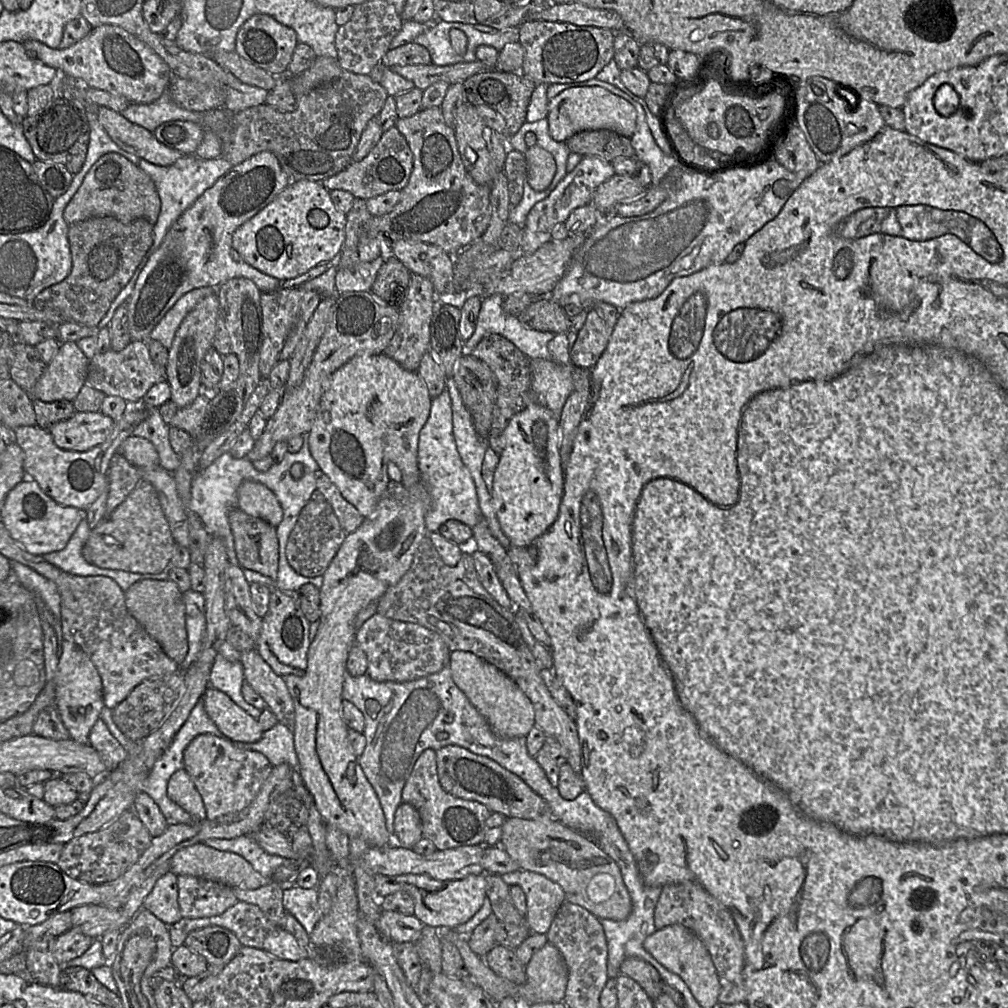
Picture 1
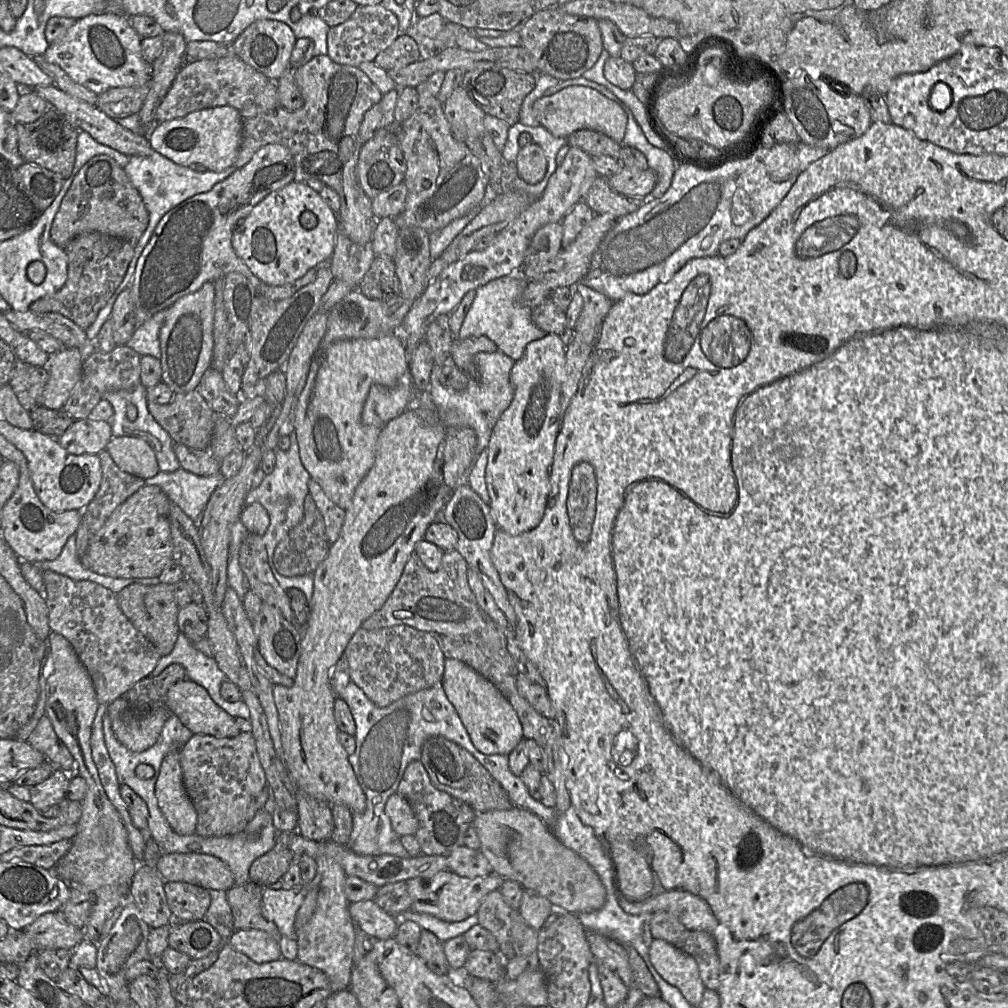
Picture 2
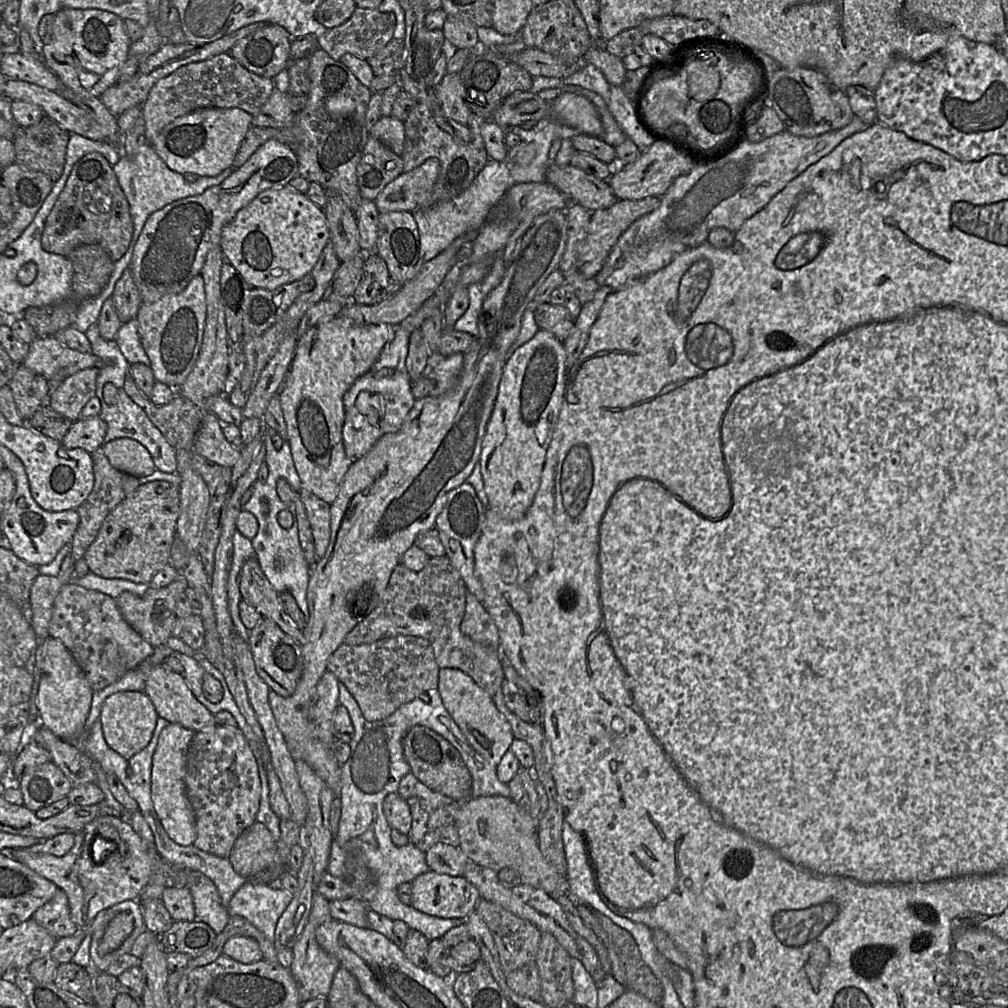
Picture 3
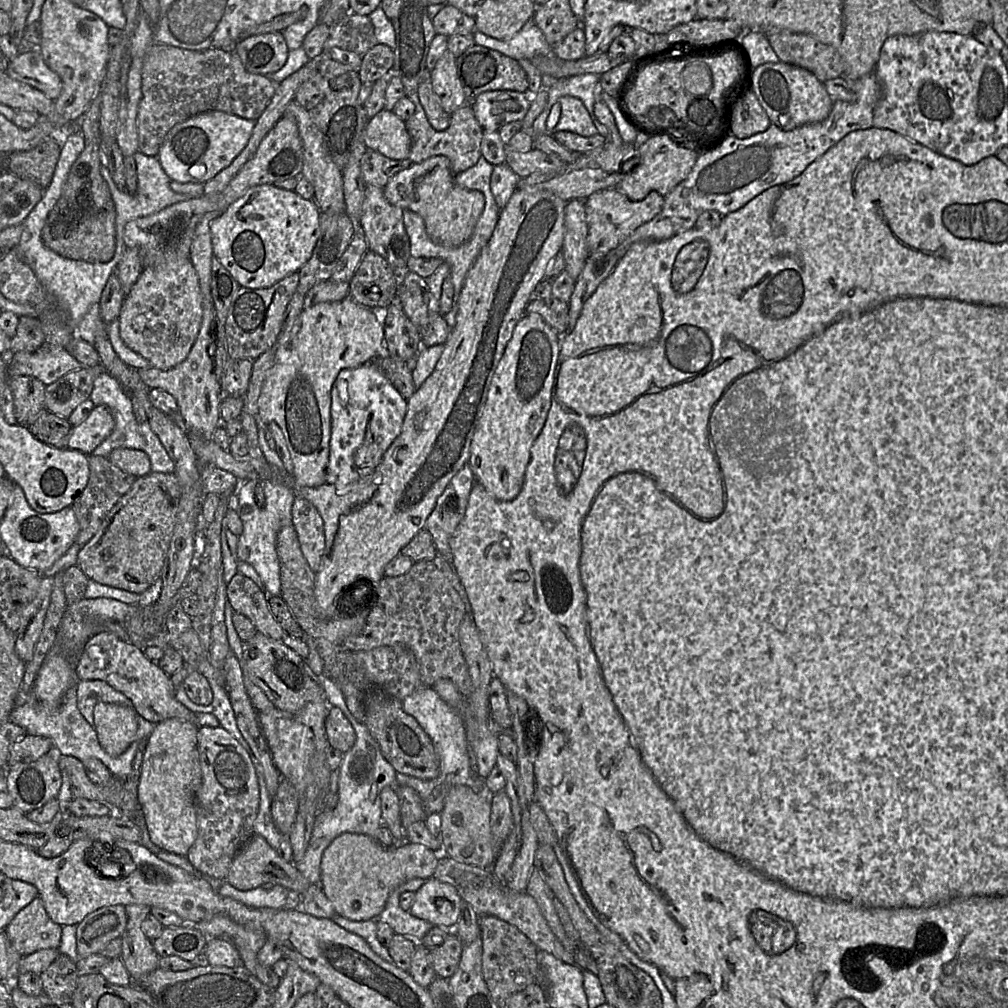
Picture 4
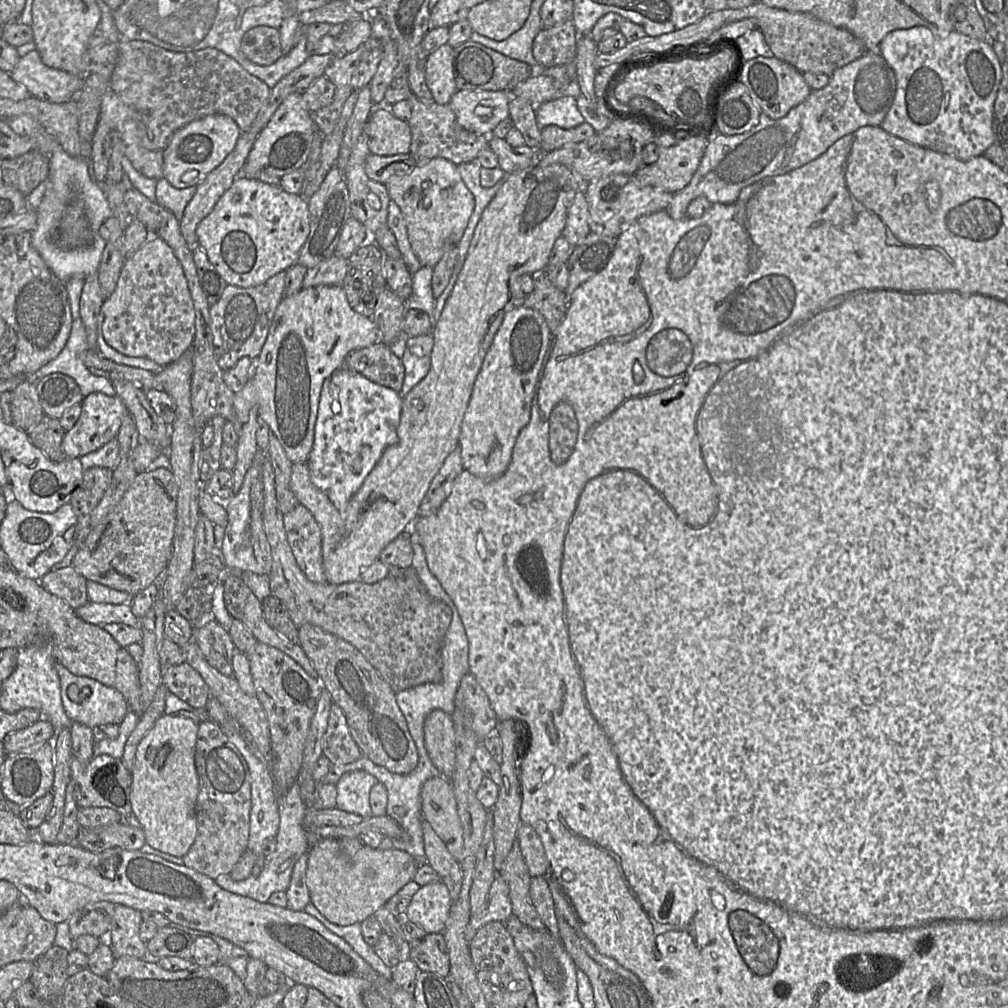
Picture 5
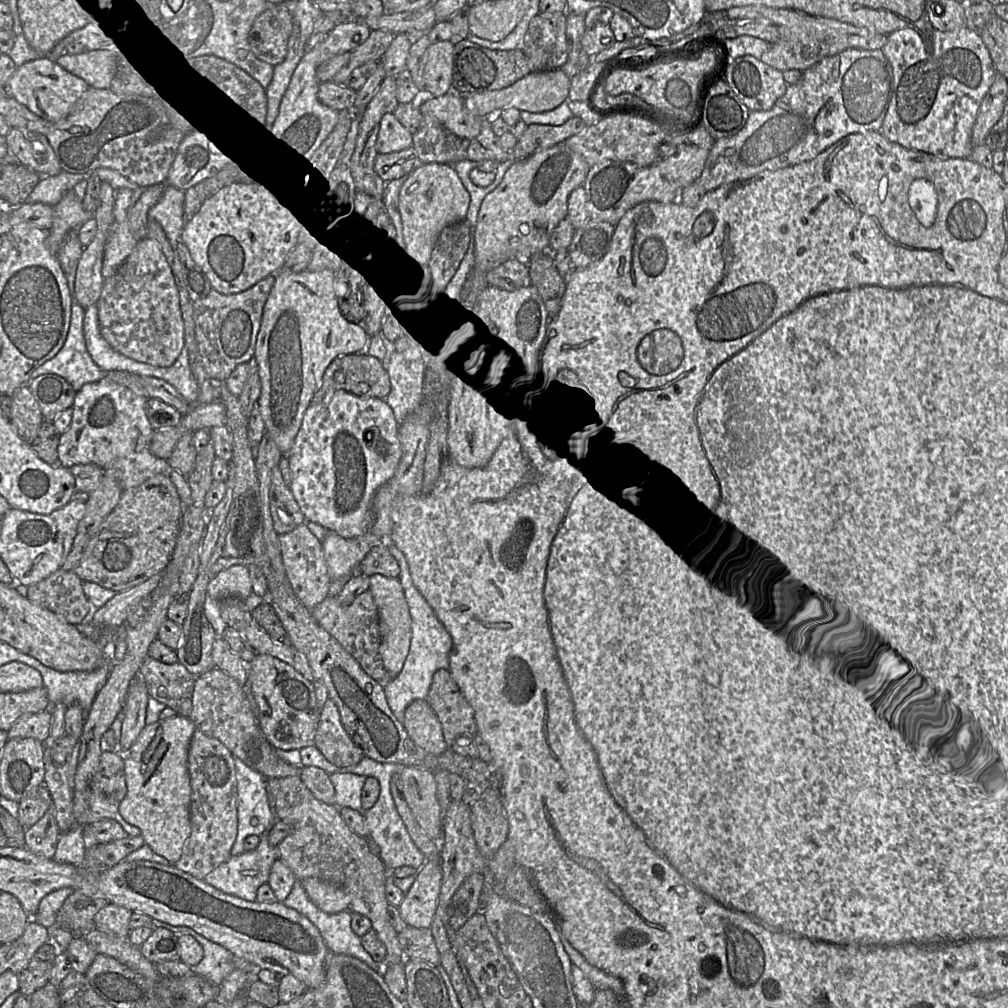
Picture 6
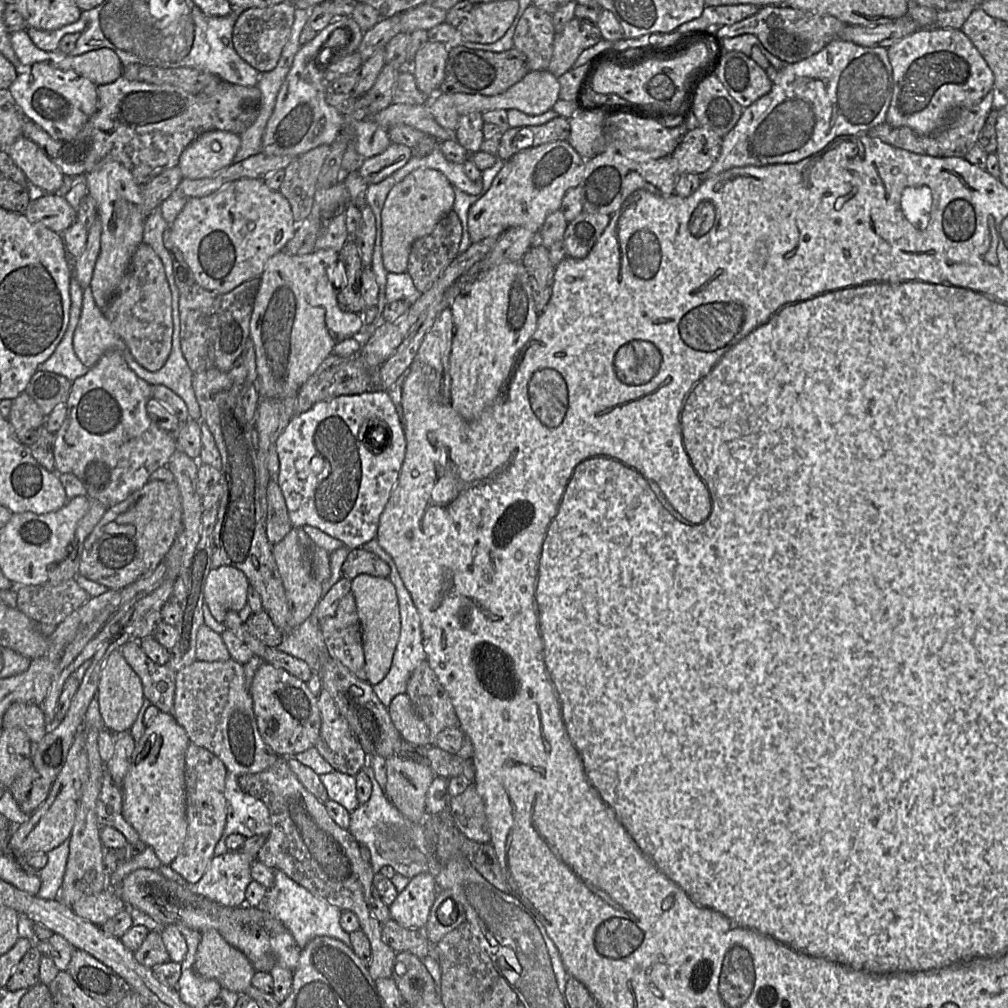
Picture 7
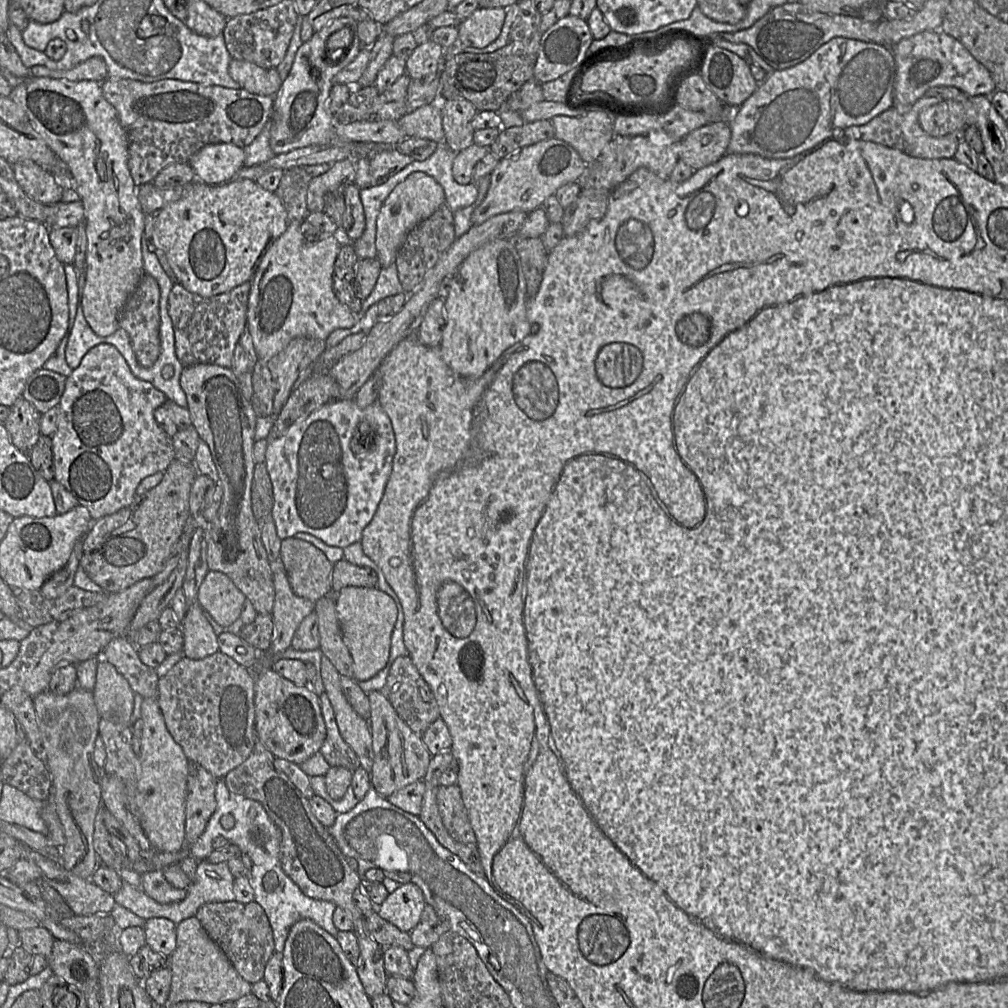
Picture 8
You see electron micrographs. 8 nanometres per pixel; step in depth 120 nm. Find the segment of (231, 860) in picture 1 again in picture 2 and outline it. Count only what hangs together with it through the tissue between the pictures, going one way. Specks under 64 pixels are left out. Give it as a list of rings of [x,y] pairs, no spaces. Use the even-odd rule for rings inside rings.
[[[201,853],[163,854],[157,864],[157,871],[166,882],[186,882],[208,890],[228,891],[234,886],[233,874],[221,859]]]

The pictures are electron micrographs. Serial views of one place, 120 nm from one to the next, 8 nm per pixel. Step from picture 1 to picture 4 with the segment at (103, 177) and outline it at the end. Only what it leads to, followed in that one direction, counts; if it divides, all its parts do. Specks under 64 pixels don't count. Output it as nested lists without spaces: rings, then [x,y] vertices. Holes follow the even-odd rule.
[[[99,93],[77,120],[85,148],[71,166],[61,197],[42,229],[42,241],[47,248],[63,257],[88,262],[110,261],[116,251],[115,204],[101,174],[101,106]]]

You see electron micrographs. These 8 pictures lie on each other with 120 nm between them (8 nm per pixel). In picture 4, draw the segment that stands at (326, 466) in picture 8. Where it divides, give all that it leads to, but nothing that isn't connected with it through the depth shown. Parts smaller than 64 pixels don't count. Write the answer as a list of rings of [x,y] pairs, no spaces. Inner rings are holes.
[[[370,361],[356,368],[341,370],[331,389],[331,438],[326,483],[334,485],[337,491],[346,491],[369,478],[379,465],[386,450],[400,435],[407,405],[407,400],[375,362]]]

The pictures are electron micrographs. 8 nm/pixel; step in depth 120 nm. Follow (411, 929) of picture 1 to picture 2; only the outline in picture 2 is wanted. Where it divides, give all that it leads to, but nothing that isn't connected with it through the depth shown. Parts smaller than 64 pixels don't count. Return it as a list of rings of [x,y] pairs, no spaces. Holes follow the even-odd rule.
[[[373,900],[349,903],[348,910],[356,927],[372,939],[393,938],[399,920],[378,907]]]

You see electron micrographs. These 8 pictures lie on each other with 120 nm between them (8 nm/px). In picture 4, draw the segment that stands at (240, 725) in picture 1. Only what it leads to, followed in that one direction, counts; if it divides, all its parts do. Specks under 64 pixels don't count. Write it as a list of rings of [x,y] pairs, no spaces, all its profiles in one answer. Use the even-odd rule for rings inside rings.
[[[111,632],[97,633],[87,641],[76,663],[75,675],[81,680],[102,680],[108,683],[131,701],[143,719],[154,724],[172,718],[196,723],[195,713],[176,699],[176,688],[171,676],[151,661],[142,647],[125,642]]]

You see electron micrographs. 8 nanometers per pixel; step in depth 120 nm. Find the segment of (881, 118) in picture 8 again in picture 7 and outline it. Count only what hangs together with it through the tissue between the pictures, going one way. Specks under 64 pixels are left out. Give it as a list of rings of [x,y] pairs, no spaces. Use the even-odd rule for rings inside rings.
[[[993,88],[976,104],[952,111],[948,115],[944,125],[933,134],[920,135],[908,127],[893,127],[887,122],[869,129],[867,134],[870,137],[879,138],[886,144],[916,154],[933,157],[964,158],[966,153],[977,143],[978,136],[985,125],[989,113],[993,109],[995,92],[996,91]]]

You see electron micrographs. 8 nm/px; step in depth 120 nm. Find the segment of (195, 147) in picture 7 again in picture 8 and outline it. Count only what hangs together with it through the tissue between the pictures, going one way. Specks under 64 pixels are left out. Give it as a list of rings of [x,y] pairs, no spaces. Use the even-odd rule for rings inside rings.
[[[232,143],[207,144],[189,160],[196,178],[219,185],[231,181],[244,166],[244,148]]]

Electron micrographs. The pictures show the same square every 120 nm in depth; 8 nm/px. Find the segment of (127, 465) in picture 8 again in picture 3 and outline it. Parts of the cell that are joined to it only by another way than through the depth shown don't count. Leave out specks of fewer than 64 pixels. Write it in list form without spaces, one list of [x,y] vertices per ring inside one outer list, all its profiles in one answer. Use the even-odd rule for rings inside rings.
[[[99,415],[79,418],[67,431],[61,445],[67,449],[81,448],[92,453],[102,448],[106,432],[107,424]]]

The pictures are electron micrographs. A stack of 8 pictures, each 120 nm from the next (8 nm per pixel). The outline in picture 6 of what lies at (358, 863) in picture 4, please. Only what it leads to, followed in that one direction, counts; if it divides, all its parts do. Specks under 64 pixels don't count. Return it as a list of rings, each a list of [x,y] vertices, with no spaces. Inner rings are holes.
[[[305,878],[301,883],[310,900],[323,912],[349,911],[350,897],[342,888],[317,878]]]

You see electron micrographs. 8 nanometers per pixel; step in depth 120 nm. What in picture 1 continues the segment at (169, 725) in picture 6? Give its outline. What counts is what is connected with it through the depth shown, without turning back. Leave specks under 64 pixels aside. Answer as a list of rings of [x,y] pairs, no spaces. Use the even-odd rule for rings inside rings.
[[[185,769],[177,770],[172,774],[167,785],[167,795],[195,820],[206,818],[203,799]]]

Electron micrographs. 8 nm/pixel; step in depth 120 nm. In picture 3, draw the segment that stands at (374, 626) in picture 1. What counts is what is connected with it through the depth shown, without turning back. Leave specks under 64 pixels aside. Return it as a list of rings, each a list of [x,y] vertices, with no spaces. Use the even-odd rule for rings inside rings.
[[[404,635],[355,646],[342,643],[327,662],[327,671],[335,674],[347,687],[363,717],[370,722],[385,719],[401,705],[437,688],[439,670],[430,642],[421,637]]]

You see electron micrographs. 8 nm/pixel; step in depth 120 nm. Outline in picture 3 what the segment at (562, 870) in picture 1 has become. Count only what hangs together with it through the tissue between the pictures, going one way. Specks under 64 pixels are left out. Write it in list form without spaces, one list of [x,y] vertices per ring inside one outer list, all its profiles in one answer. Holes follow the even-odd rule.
[[[498,795],[472,796],[461,803],[455,826],[459,835],[458,847],[474,863],[490,868],[495,872],[503,868],[512,868],[520,874],[522,883],[539,888],[554,899],[559,896],[567,896],[570,893],[567,874],[558,873],[544,858],[539,848],[538,821],[532,818],[525,807],[515,803],[512,799]]]

